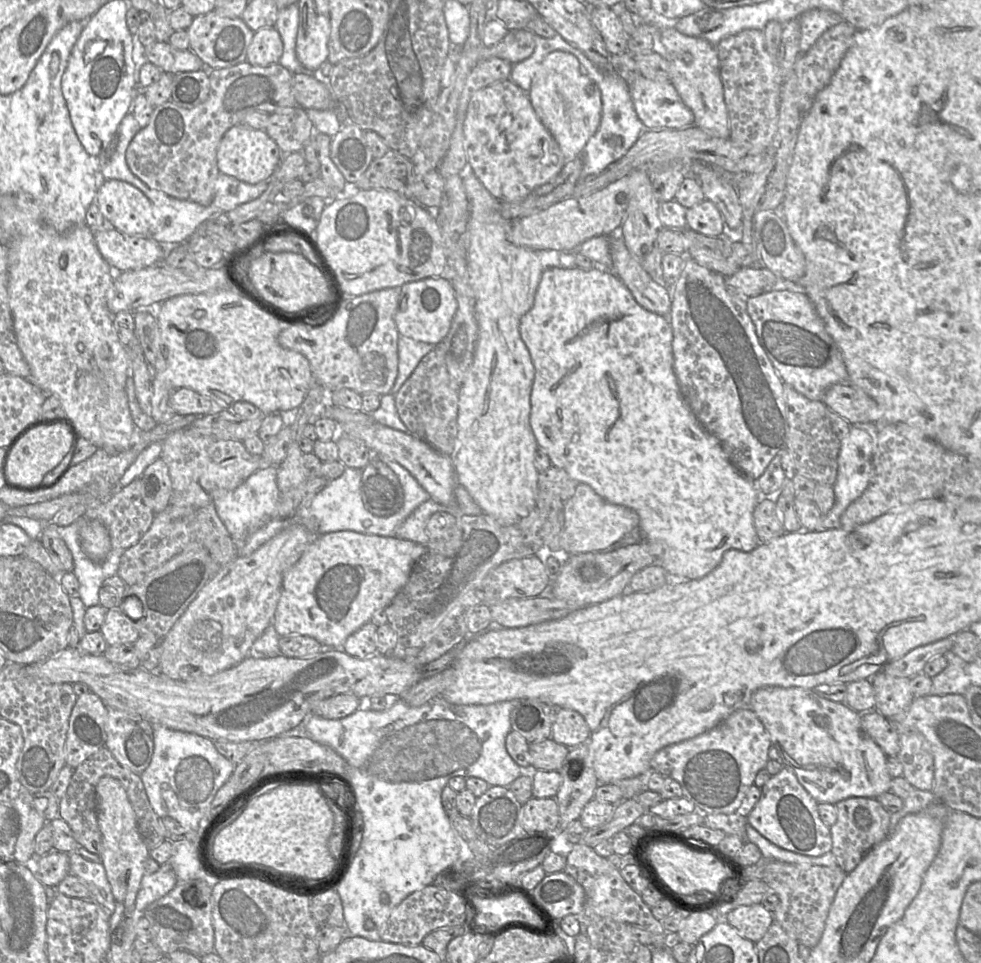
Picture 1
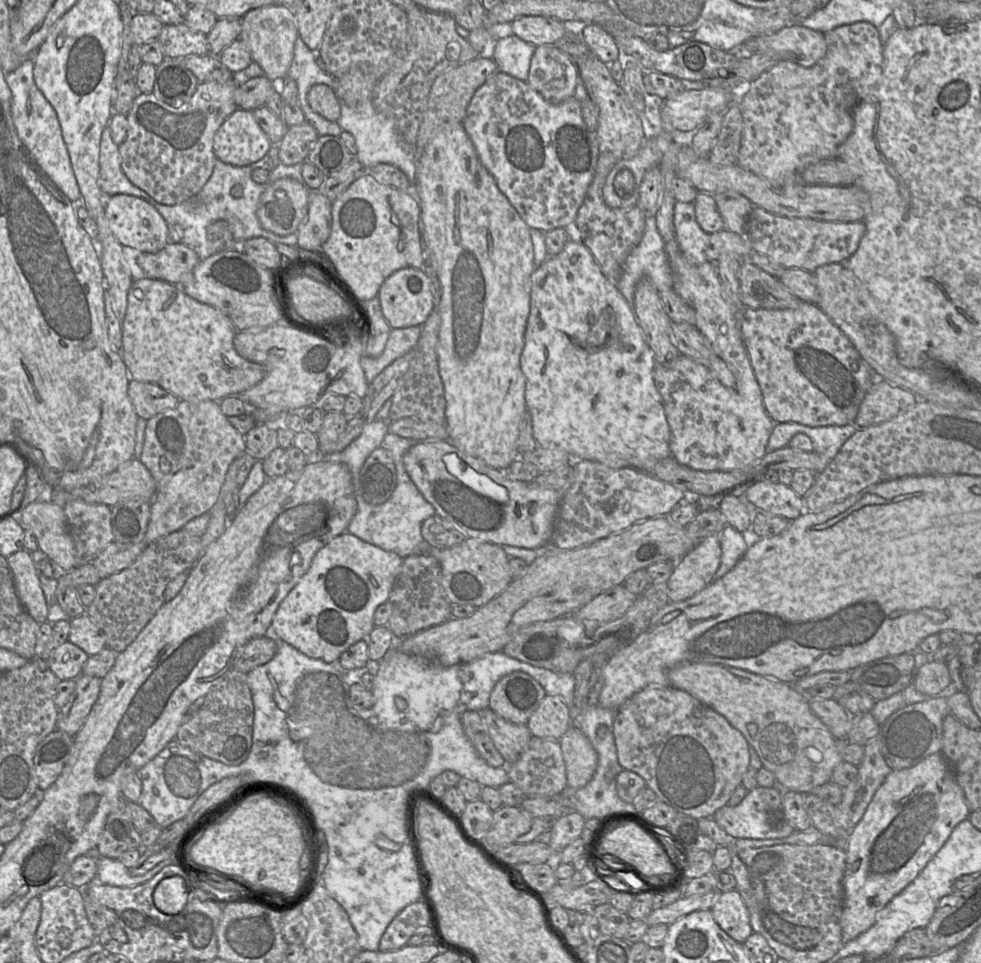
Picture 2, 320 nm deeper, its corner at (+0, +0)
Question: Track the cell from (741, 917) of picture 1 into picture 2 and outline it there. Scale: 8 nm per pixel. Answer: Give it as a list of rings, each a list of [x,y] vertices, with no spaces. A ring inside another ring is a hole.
[[[737,890],[720,893],[710,911],[719,927],[738,943],[753,933],[749,911]]]

